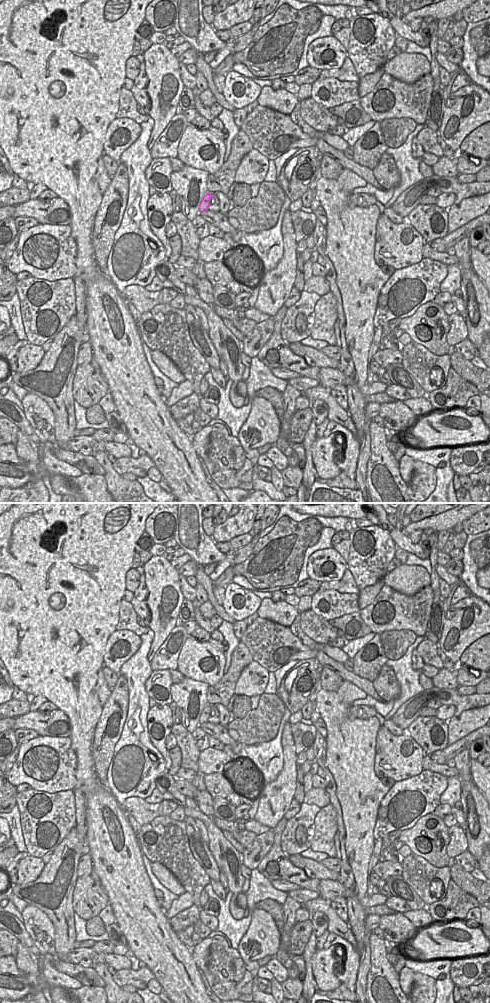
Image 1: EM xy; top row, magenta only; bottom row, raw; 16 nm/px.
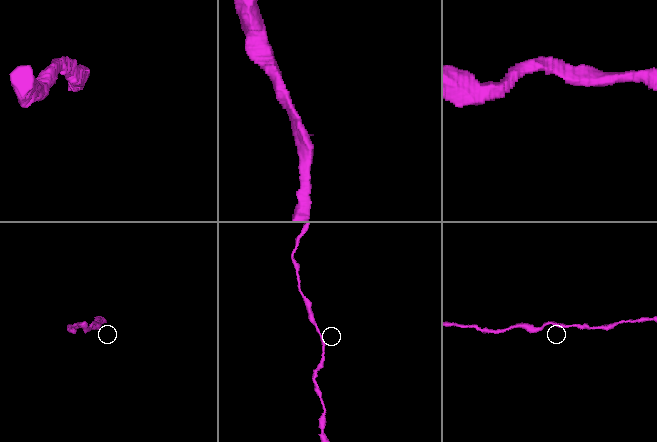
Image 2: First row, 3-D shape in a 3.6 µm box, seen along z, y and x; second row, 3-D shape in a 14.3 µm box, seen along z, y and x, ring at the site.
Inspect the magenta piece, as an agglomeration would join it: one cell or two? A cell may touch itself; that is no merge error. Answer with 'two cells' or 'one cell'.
one cell

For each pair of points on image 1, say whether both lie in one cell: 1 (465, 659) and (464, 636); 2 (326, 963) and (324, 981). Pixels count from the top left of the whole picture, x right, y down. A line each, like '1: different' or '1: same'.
1: different
2: same

